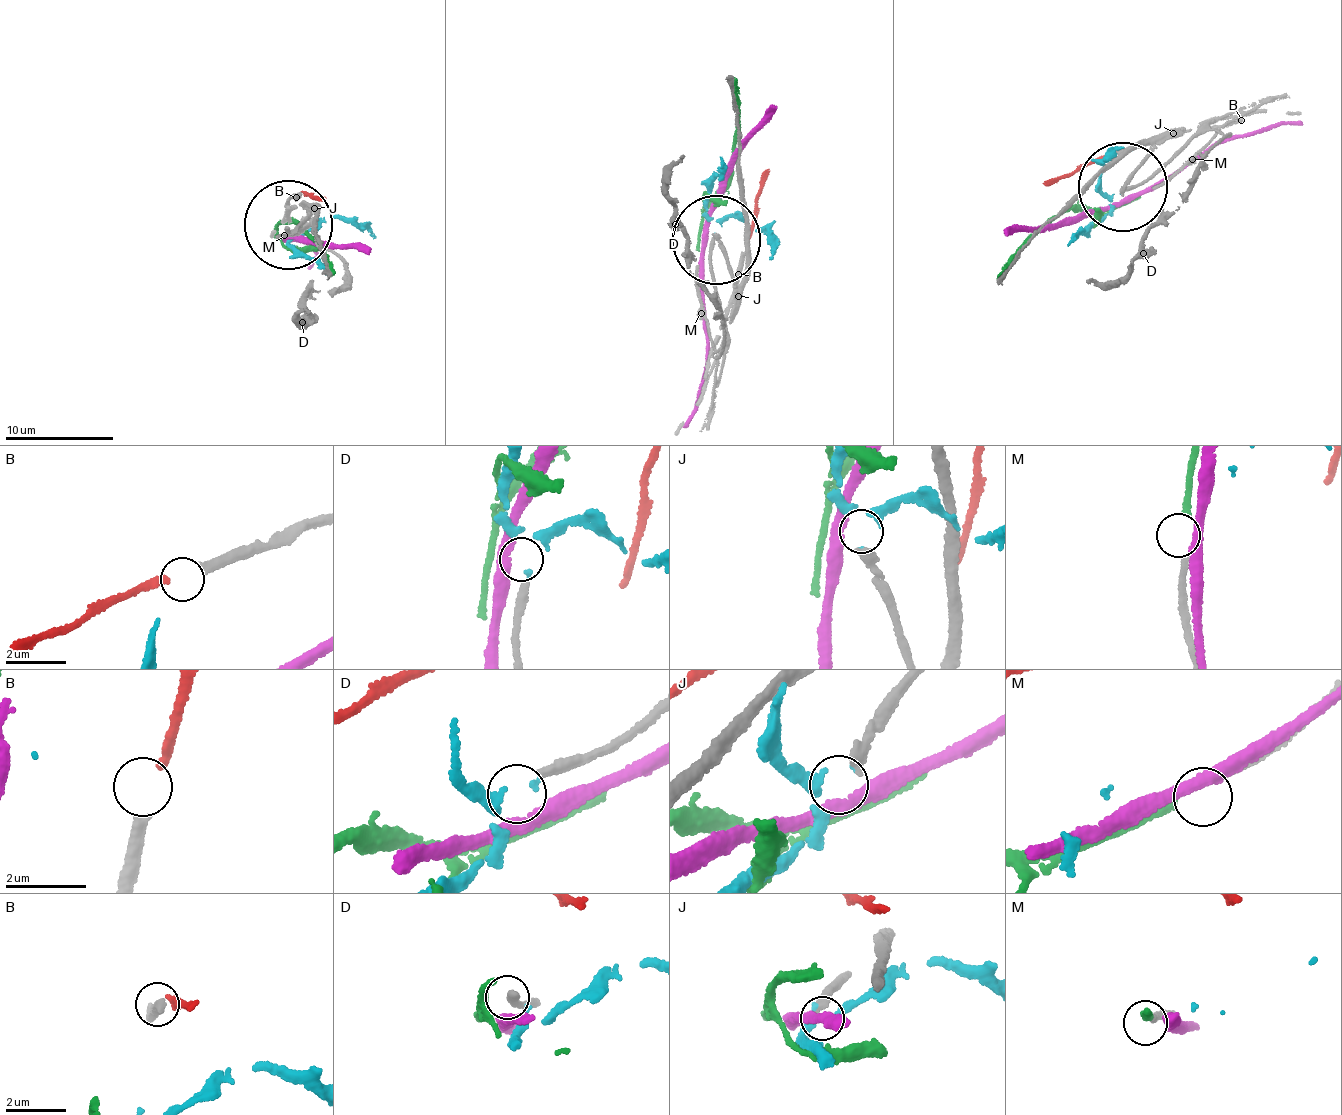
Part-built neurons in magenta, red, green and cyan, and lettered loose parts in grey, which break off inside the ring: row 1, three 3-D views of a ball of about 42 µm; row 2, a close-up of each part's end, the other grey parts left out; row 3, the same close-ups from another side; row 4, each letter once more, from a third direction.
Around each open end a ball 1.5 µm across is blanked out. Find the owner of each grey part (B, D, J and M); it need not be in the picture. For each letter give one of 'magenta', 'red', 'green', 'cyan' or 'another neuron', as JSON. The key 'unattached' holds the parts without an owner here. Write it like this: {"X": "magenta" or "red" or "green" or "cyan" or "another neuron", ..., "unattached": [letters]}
{"B": "red", "D": "another neuron", "J": "cyan", "M": "green", "unattached": ["D"]}

